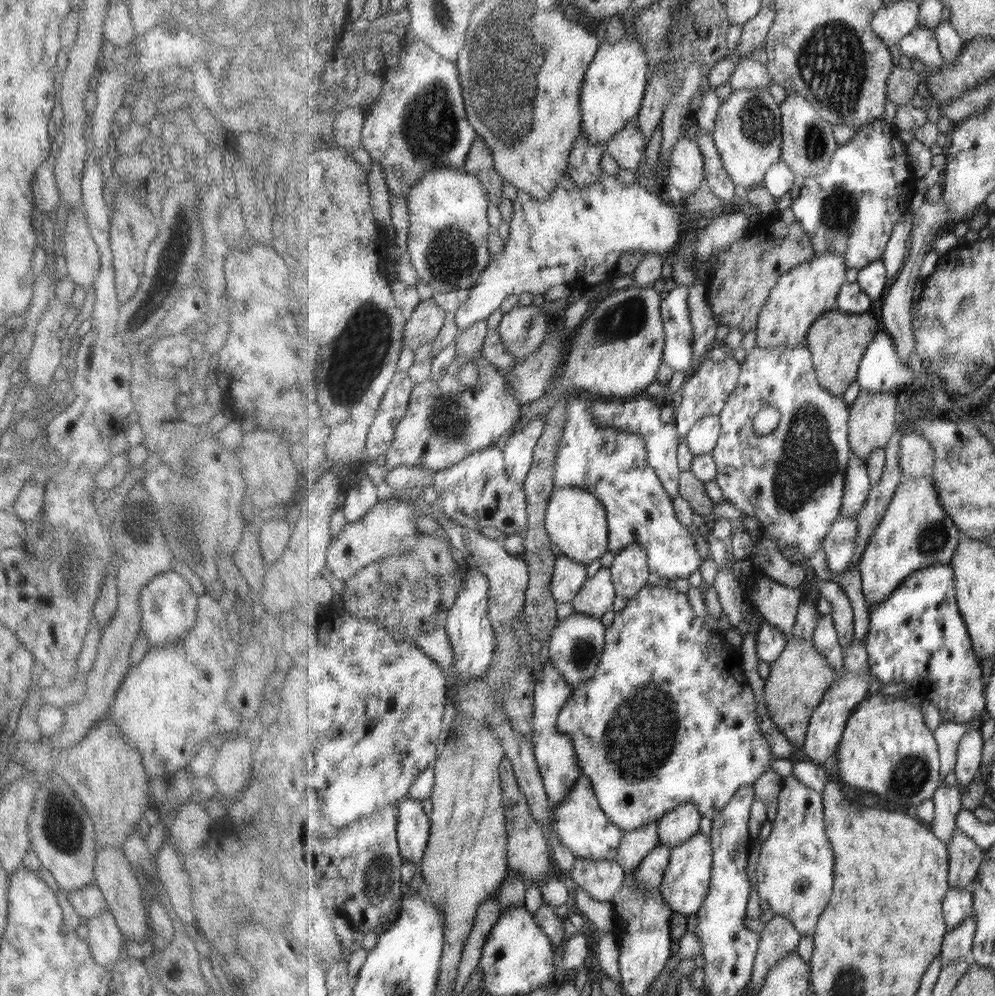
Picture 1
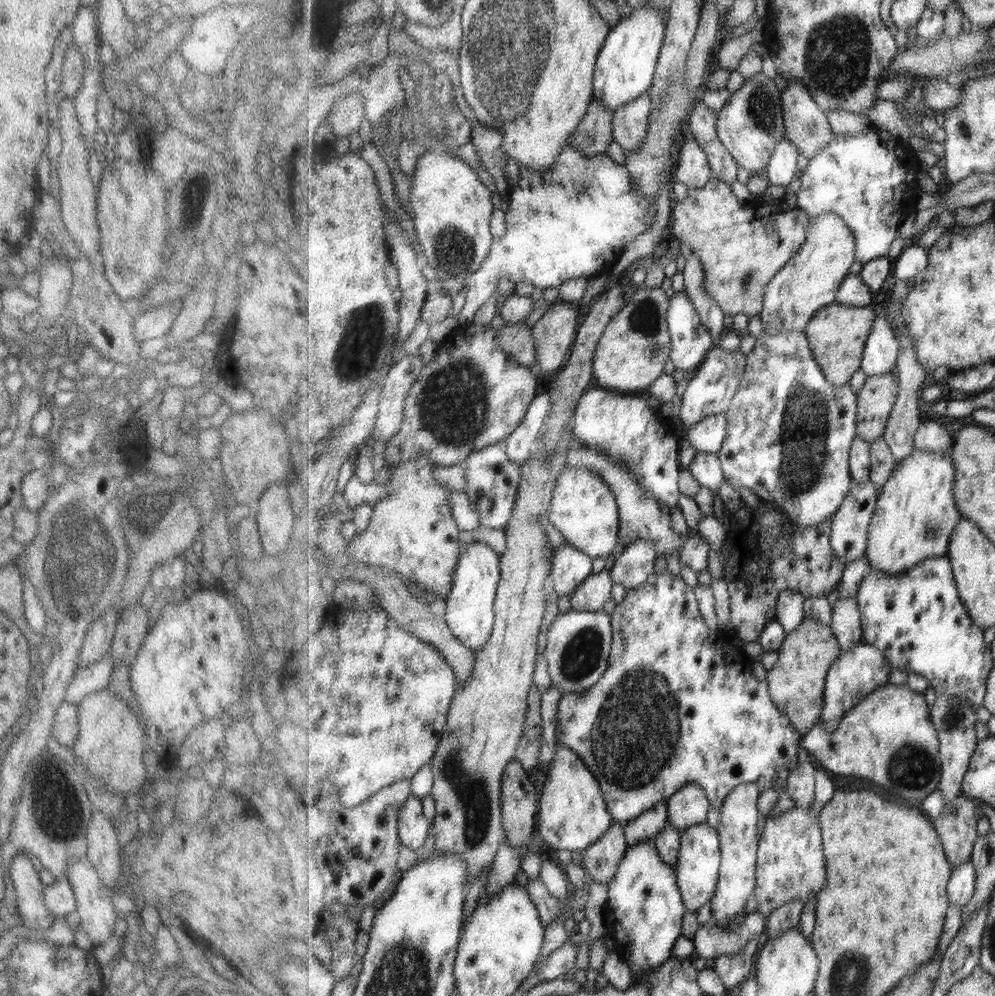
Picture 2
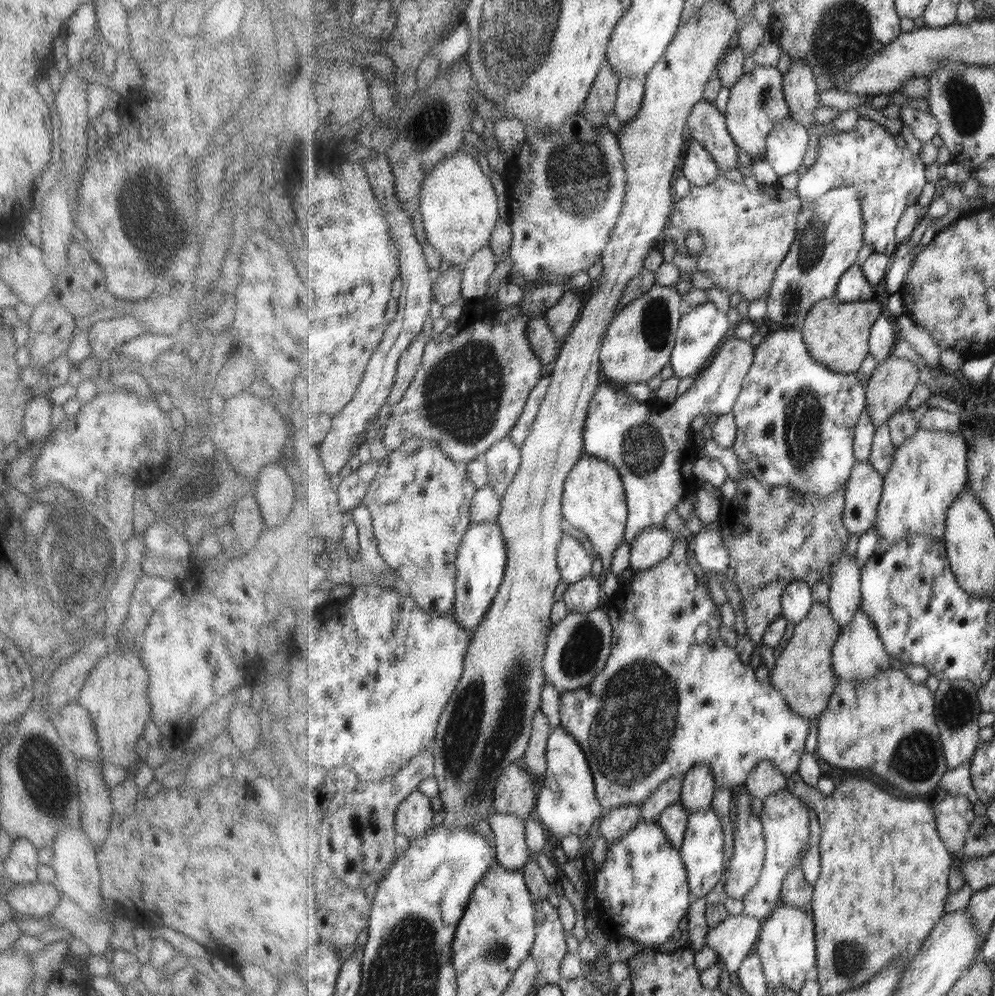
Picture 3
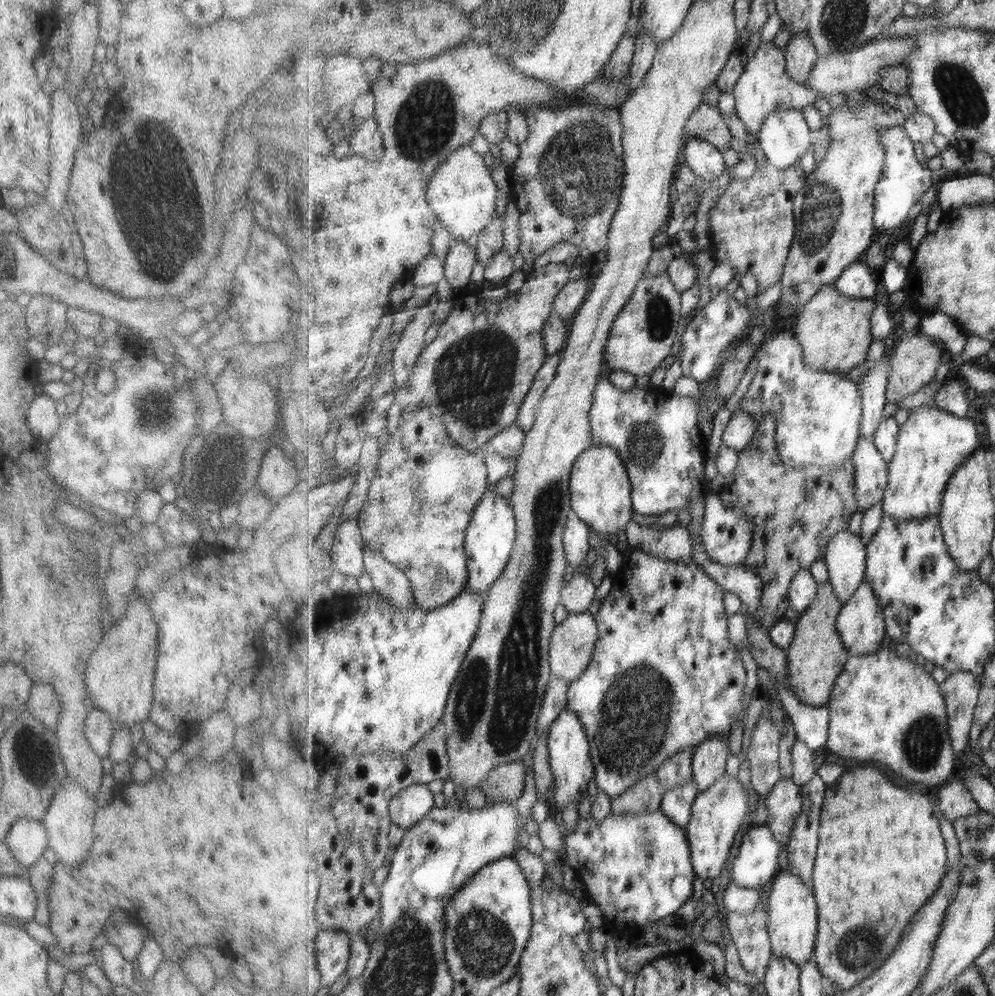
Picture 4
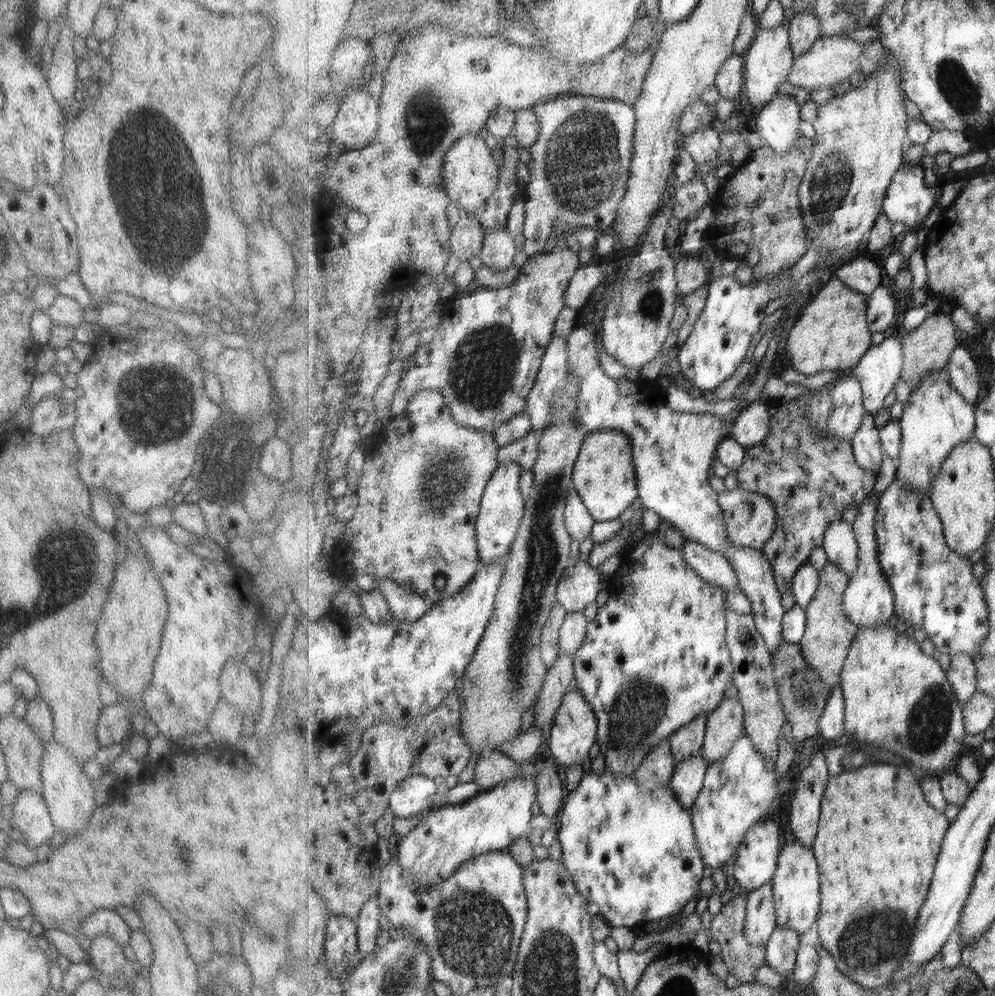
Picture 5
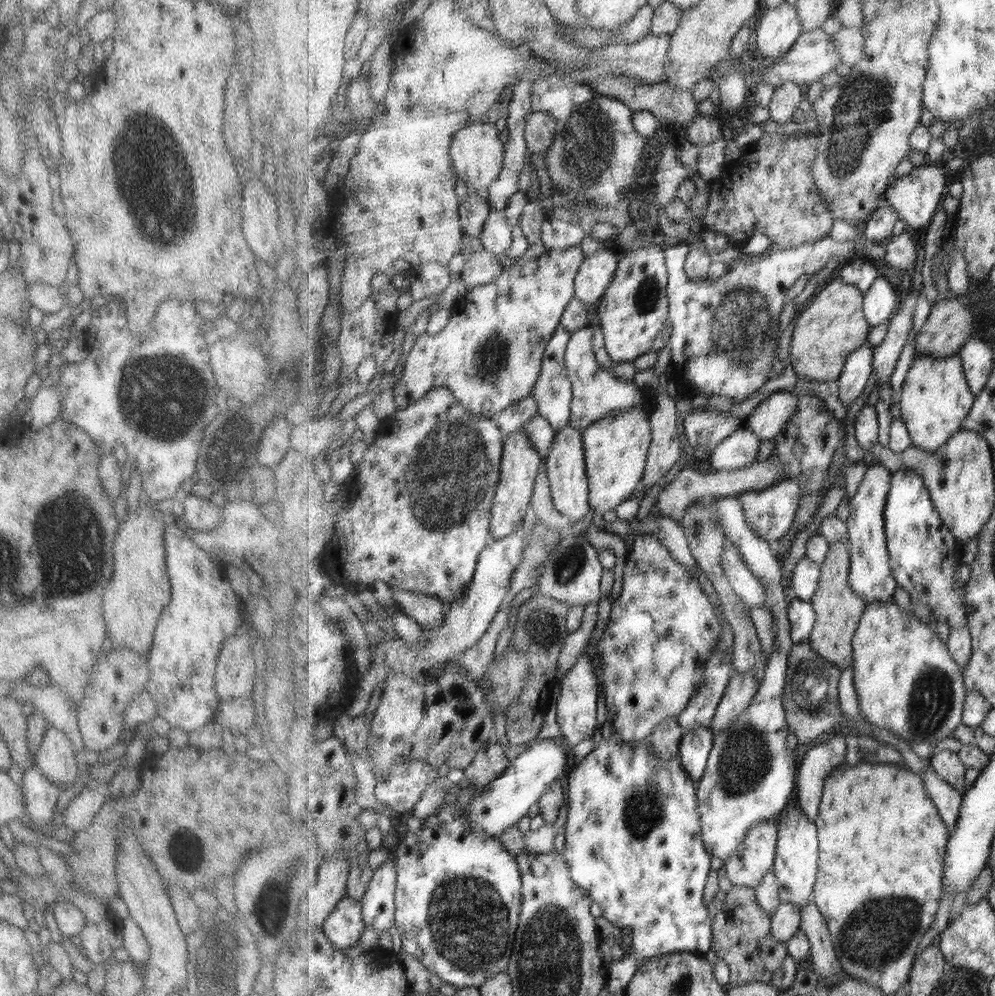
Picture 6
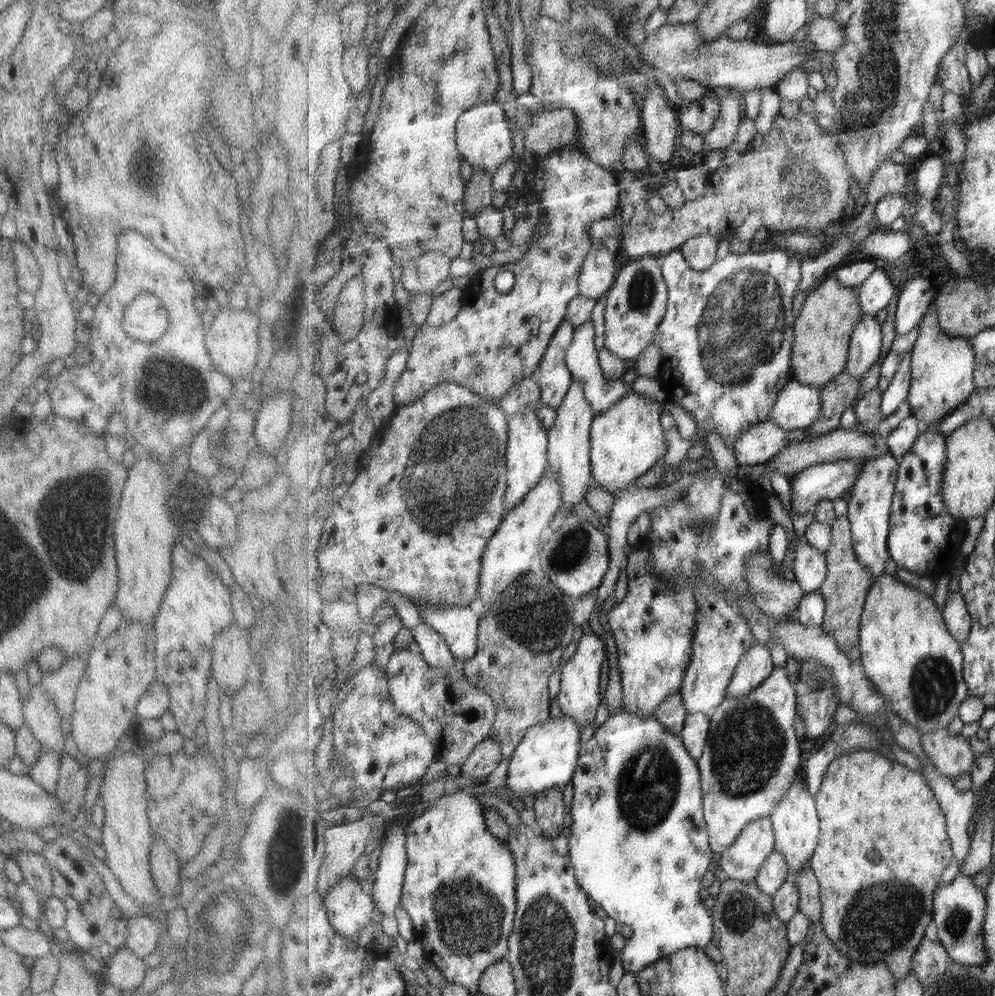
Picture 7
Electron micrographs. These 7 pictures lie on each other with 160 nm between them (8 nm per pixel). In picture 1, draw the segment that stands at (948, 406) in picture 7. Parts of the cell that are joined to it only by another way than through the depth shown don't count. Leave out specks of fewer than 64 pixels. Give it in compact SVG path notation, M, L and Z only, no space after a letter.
M932 475L901 483L858 562L867 608L887 600L911 573L928 566L950 564L962 537L941 504Z

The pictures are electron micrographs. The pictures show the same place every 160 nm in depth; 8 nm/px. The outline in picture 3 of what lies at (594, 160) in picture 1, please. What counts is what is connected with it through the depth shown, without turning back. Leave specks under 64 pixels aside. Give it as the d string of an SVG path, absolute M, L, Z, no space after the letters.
M606 62L592 86L584 111L581 113L593 128L606 126L609 114L614 112L619 85L620 77L610 62Z

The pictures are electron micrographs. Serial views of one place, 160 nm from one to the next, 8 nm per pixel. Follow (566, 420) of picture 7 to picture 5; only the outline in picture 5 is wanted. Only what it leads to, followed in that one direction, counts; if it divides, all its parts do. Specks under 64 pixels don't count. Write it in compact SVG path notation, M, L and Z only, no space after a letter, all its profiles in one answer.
M574 485L570 490L568 502L565 507L566 525L573 540L583 542L588 536L592 536L592 530L596 523L591 511L585 506L581 495Z

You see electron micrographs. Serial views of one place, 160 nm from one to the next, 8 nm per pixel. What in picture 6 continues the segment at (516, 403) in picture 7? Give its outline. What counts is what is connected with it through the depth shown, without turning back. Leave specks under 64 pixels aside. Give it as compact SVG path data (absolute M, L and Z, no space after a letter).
M534 394L524 398L523 401L518 401L507 410L504 410L500 416L495 417L496 423L503 431L503 434L509 435L524 430L524 426L533 419L539 410L539 403Z

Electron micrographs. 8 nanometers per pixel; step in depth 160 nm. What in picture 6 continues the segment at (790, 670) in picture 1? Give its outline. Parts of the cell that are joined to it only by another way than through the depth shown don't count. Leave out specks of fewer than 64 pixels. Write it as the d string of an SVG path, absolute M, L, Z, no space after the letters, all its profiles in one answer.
M840 540L837 544L830 545L829 554L825 562L822 562L818 591L810 600L816 610L817 618L815 628L807 639L819 656L833 663L842 672L849 669L855 660L852 642L868 607L863 597L853 592L849 582L852 562L850 548L851 545L847 540Z

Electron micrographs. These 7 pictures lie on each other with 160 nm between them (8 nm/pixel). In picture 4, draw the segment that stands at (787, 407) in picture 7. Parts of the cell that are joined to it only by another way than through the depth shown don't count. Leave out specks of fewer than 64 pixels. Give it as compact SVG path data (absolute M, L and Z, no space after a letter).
M743 410L733 412L723 431L722 445L739 451L745 450L756 435L758 426L759 424L752 414Z

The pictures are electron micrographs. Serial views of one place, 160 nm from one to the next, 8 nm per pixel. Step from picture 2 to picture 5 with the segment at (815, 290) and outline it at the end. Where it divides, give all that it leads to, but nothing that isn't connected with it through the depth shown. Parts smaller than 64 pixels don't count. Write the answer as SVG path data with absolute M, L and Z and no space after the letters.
M886 51L880 68L872 74L865 74L865 81L856 89L849 89L843 95L831 99L818 107L818 119L814 122L815 144L808 173L800 188L801 213L805 218L809 238L809 249L819 247L817 267L830 265L824 270L835 270L836 261L845 252L859 250L865 240L869 241L873 227L884 213L884 201L895 173L904 163L908 139L908 120L905 112L906 92L902 89L901 65L894 54Z

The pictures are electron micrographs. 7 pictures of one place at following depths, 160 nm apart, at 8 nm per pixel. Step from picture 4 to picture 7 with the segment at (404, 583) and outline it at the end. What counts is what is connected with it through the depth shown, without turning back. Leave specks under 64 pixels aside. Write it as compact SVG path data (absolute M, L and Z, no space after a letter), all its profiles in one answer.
M418 605L419 612L425 623L432 626L439 634L442 634L447 641L450 651L453 652L457 660L471 662L478 651L478 632L482 617L469 606L437 606Z

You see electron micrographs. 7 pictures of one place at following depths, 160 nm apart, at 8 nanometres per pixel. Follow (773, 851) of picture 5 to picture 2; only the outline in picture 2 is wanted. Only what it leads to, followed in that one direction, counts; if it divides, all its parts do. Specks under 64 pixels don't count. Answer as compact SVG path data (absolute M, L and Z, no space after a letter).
M745 783L744 785L736 786L732 793L728 795L725 805L720 809L720 823L718 824L717 832L720 838L720 847L722 850L722 865L720 868L720 877L716 893L710 901L712 922L717 926L730 926L734 924L735 916L743 913L745 906L748 905L747 900L754 896L756 889L756 870L758 859L758 848L760 845L759 830L759 810L757 810L757 800L761 793L760 786L757 783Z

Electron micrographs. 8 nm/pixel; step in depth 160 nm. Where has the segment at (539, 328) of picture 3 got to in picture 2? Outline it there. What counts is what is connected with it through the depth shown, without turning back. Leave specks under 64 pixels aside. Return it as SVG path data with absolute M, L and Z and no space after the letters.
M493 324L493 329L497 331L498 345L505 354L523 366L530 367L536 364L536 342L532 335L533 327L529 327L529 324L504 324L498 330L497 324Z

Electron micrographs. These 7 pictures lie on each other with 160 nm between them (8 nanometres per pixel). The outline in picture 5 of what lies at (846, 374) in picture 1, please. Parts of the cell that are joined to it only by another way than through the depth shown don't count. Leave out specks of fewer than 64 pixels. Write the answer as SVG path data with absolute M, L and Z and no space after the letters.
M835 277L796 316L786 339L786 350L793 368L801 374L811 376L823 370L842 371L852 369L862 361L873 347L871 336L873 331L868 320L868 295L853 290Z

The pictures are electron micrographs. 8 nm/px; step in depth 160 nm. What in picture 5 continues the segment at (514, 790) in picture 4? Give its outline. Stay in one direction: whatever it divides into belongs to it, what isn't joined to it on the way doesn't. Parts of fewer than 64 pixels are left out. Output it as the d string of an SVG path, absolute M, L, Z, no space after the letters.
M493 751L481 756L475 765L473 781L478 784L482 792L516 778L521 772L519 763L501 751Z

